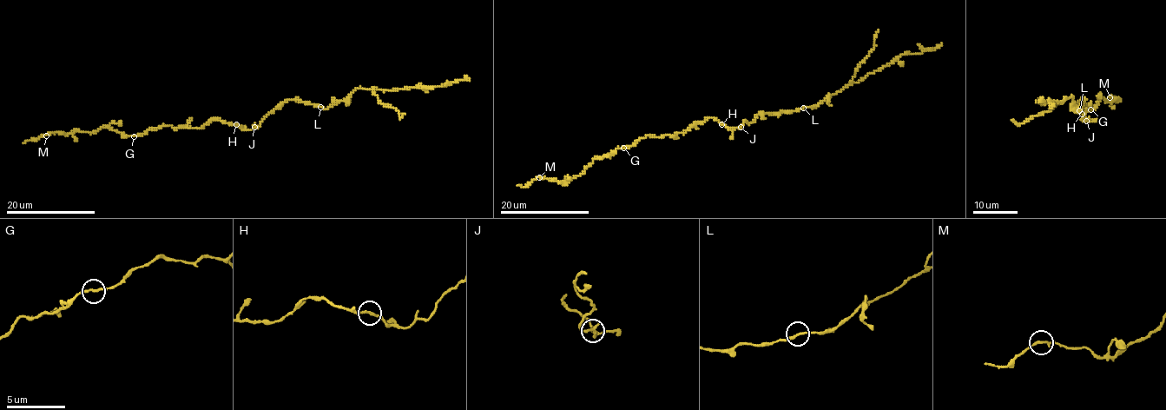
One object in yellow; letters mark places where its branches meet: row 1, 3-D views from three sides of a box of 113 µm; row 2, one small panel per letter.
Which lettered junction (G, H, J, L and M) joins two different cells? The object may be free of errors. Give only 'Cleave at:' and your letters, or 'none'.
Cleave at: none

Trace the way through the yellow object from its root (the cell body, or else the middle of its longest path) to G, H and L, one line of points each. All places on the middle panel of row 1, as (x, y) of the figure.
G: (734, 128), (728, 129), (714, 118), (707, 118), (694, 122), (681, 133), (663, 137), (645, 135), (623, 148)
H: (734, 128), (728, 129), (721, 124)
L: (734, 128), (739, 128), (745, 120), (752, 123), (757, 114), (779, 113), (803, 108)

